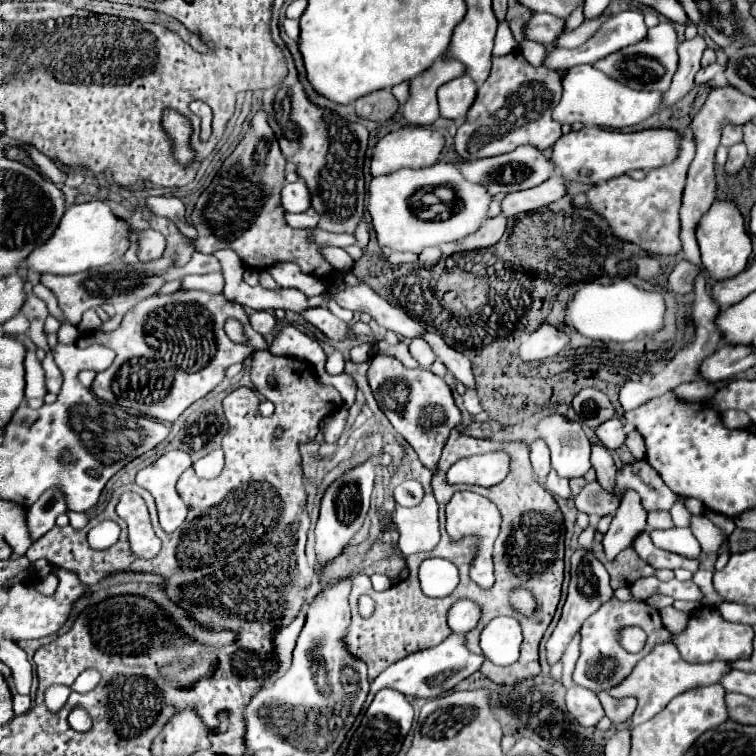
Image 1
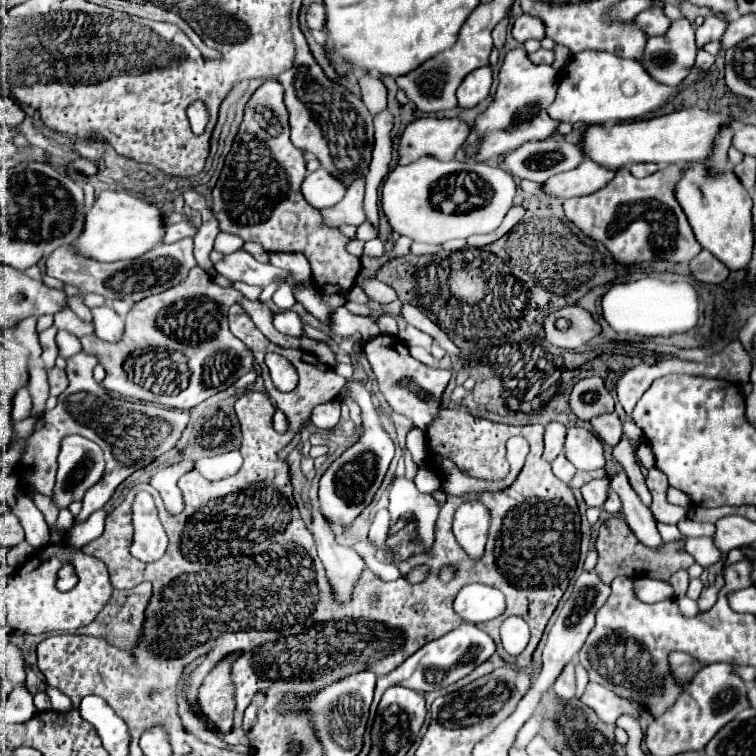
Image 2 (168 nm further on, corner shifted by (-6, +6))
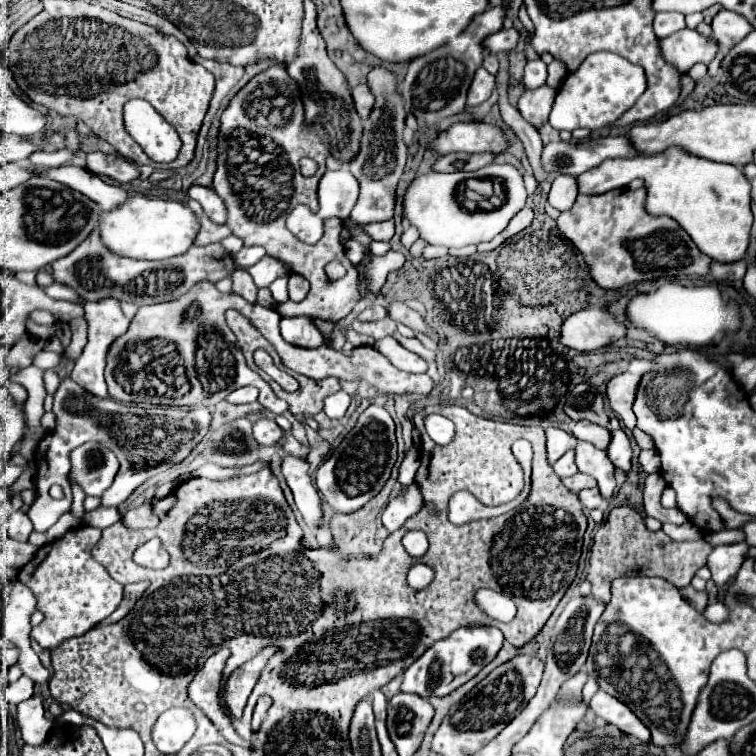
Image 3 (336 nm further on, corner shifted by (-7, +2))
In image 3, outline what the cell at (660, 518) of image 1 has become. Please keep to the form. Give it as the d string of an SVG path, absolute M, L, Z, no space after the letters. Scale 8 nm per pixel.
M654 472L646 478L646 482L644 482L644 510L646 510L646 516L656 518L662 524L664 522L684 524L688 518L678 508L668 510L660 504L660 496L662 496L664 488L666 488L666 480L658 472Z

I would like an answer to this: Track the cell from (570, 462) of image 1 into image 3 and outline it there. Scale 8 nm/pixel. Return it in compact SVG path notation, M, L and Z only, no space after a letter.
M578 442L576 446L576 466L580 472L596 478L598 488L606 500L610 500L616 492L614 476L615 466L610 462L604 450L592 446L590 442Z

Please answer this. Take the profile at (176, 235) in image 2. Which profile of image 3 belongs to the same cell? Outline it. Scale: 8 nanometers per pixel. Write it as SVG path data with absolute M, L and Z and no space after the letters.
M204 216L202 222L200 222L200 230L196 234L194 244L196 246L206 246L206 244L212 244L212 242L220 242L228 234L230 234L230 228L226 224L224 226L214 226L214 222L210 222L210 218Z

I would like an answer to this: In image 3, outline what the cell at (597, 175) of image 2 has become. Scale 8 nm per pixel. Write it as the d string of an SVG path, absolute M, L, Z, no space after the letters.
M668 148L662 154L656 156L636 156L636 158L614 158L606 160L596 168L586 170L576 178L578 182L578 194L604 194L610 190L627 187L630 182L642 178L644 188L648 190L648 200L646 208L650 214L668 214L672 216L678 224L688 230L690 238L694 244L712 260L730 264L730 262L740 262L746 258L748 246L750 246L750 228L752 228L752 210L750 210L750 182L742 174L738 166L732 164L720 164L720 162L710 162L704 158L696 158L686 154L680 148Z

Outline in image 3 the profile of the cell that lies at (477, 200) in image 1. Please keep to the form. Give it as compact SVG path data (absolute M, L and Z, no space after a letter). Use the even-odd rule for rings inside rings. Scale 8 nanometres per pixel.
M488 164L476 172L452 172L452 174L444 174L444 172L428 172L422 176L416 176L410 186L404 192L402 198L402 206L404 206L404 214L408 218L408 222L418 228L420 238L426 240L428 244L436 244L436 246L446 246L446 248L462 248L468 244L480 244L480 242L490 242L496 234L500 234L508 222L512 220L512 216L524 208L526 204L526 188L522 182L522 174L512 166L512 164ZM466 178L500 178L506 180L508 184L508 200L494 210L476 210L476 212L466 212L458 206L456 198L454 198L454 190L456 184L460 180Z

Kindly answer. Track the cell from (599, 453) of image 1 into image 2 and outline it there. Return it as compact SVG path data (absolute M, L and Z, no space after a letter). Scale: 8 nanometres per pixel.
M623 472L615 474L611 478L611 488L619 494L619 498L623 502L623 518L627 520L627 524L633 530L633 534L637 536L637 540L649 548L659 548L661 536L657 532L655 518L653 518L651 510L639 500L637 492L631 488L631 484Z

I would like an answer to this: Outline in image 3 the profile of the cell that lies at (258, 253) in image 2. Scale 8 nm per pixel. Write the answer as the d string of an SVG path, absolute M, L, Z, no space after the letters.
M244 246L240 252L236 252L232 258L234 258L234 262L236 262L236 266L240 268L240 270L246 270L246 268L250 268L250 266L254 266L262 256L266 256L266 250L262 248L262 246Z

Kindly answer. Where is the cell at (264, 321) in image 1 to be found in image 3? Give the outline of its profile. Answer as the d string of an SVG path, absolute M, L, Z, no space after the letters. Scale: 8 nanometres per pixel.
M296 316L296 318L282 318L280 320L280 332L282 338L290 344L296 346L306 346L306 348L314 348L324 344L324 336L320 334L320 330L312 324L312 318L308 316Z

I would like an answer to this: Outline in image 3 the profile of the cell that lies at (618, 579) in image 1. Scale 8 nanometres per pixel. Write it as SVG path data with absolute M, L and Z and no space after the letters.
M630 506L612 508L606 522L594 536L594 546L590 554L588 580L592 582L594 598L602 602L610 602L610 584L618 576L662 576L670 580L676 588L684 588L696 576L696 570L706 564L706 554L710 554L712 546L704 540L696 542L676 542L666 538L666 534L650 532L644 526L644 520Z

